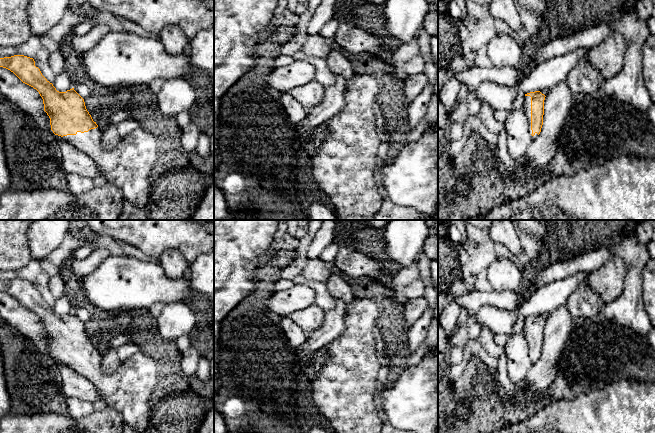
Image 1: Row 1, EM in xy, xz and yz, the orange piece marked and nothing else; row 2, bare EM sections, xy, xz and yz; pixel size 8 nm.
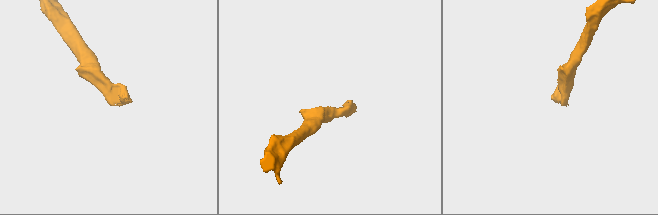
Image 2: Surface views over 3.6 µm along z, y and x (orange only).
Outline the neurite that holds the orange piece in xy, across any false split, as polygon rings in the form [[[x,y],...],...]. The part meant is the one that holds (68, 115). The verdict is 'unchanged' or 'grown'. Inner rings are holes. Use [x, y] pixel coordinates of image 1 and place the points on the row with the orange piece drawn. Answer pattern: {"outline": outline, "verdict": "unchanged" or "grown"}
{"outline": [[[14,55],[0,58],[0,67],[13,72],[23,83],[36,89],[43,99],[44,111],[50,118],[51,130],[61,136],[81,152],[88,155],[99,167],[108,183],[117,187],[126,201],[134,207],[144,209],[152,190],[151,171],[158,155],[158,145],[155,137],[143,130],[136,129],[123,136],[117,146],[107,150],[100,143],[101,130],[86,109],[84,99],[74,90],[59,92],[35,66],[33,58],[24,55]]], "verdict": "grown"}

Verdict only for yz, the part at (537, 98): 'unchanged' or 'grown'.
grown

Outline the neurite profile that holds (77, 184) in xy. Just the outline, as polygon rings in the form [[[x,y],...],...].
[[[66,174],[68,190],[73,194],[81,194],[93,188],[95,183],[93,179],[77,174]]]

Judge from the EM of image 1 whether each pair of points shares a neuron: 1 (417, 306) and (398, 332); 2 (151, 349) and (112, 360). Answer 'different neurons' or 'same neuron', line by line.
1: different neurons
2: different neurons

